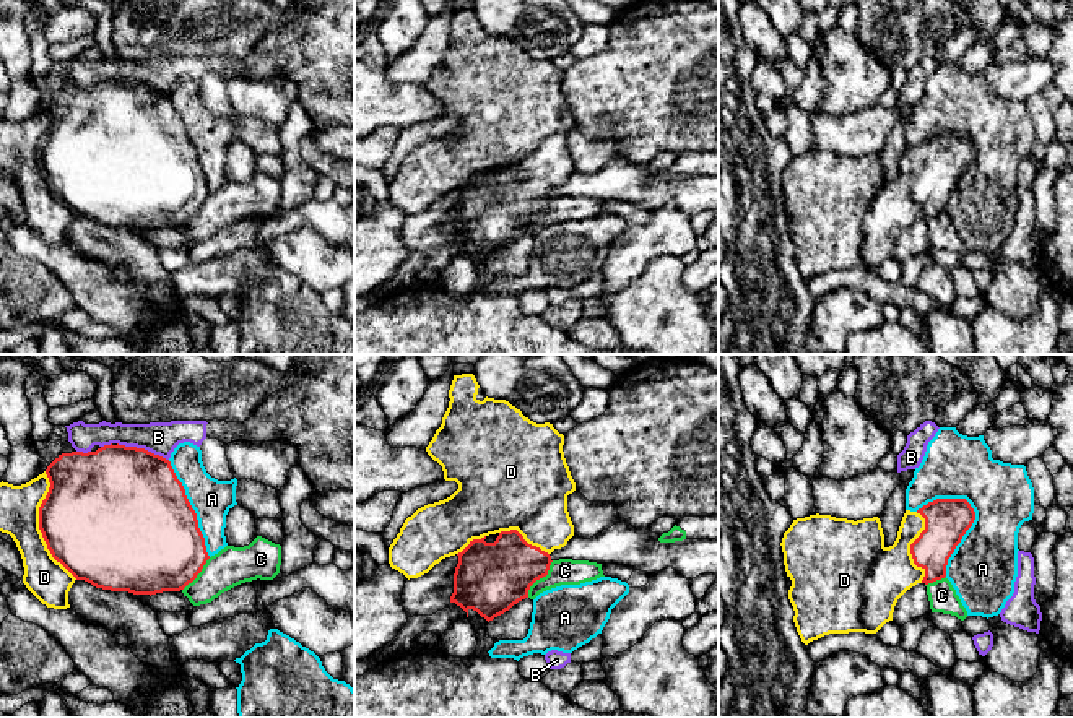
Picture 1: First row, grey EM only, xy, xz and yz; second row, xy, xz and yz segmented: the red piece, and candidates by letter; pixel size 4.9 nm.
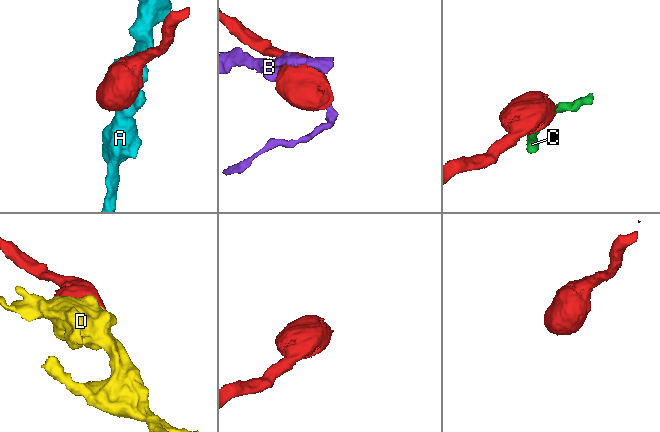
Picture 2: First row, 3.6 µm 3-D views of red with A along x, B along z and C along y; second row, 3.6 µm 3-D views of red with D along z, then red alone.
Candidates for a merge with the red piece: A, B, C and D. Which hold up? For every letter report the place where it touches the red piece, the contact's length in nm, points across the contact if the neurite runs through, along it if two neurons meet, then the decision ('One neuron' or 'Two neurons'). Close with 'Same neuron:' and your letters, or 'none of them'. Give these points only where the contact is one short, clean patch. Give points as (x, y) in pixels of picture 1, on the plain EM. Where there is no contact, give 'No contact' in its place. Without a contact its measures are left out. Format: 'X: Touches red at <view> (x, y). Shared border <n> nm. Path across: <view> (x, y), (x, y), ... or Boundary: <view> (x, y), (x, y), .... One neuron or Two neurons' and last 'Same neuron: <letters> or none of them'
A: Touches red at yz (963, 171). Shared border 400 nm. Two neurons
B: Touches red at xy (143, 85). Shared border 280 nm. Two neurons
C: Touches red at xz (540, 213). Shared border 220 nm. Boundary: xz (553, 197), (548, 208), (530, 223), (527, 233). Two neurons
D: Touches red at xy (39, 163). Shared border 550 nm. One neuron
Same neuron: D

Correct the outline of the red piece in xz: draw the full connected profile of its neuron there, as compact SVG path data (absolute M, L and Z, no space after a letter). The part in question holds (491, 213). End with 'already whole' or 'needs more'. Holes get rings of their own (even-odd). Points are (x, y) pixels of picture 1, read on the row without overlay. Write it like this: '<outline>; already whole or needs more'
M473 10L454 11L454 16L449 26L449 34L450 34L449 44L442 54L441 63L436 67L432 76L426 83L428 91L442 102L444 115L455 117L458 120L458 125L444 136L428 140L418 145L411 153L405 156L403 162L400 164L400 169L397 171L397 174L389 184L389 200L392 205L398 206L410 216L428 210L442 195L457 190L458 200L454 210L454 229L450 232L450 239L455 239L457 242L460 242L467 249L467 253L468 253L468 247L473 245L489 258L494 253L509 247L519 237L528 234L530 223L536 216L548 211L550 201L553 198L550 190L554 185L564 184L567 177L574 172L574 161L567 148L567 132L576 127L576 119L571 112L571 107L563 88L564 71L559 70L553 63L553 60L550 58L536 60L530 57L522 50L520 45L517 45L506 36L494 36L486 32L483 37L480 37L476 34L478 24L480 21Z; needs more

